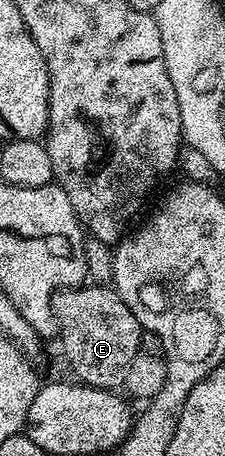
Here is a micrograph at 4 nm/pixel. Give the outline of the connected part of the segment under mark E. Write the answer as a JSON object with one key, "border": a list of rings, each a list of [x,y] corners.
{"border":[[[95,283],[85,284],[74,289],[60,289],[52,297],[52,310],[56,316],[58,342],[68,365],[72,368],[71,376],[77,382],[93,385],[96,389],[119,390],[126,379],[126,367],[140,351],[141,327],[138,319],[126,307],[123,299],[116,294],[115,288]]]}

